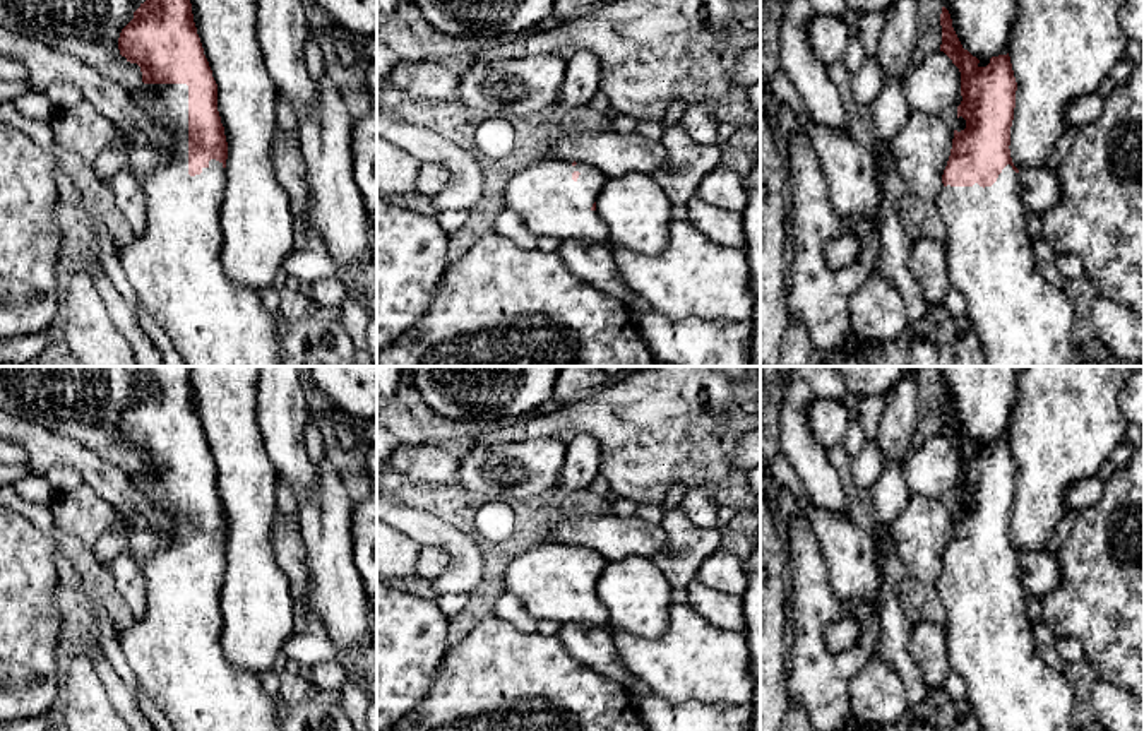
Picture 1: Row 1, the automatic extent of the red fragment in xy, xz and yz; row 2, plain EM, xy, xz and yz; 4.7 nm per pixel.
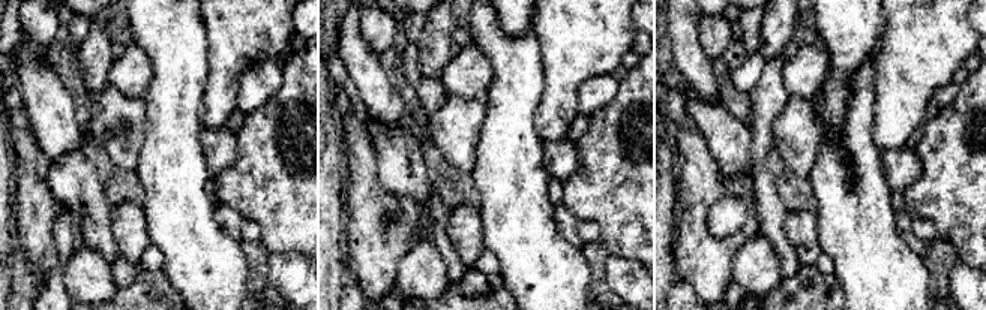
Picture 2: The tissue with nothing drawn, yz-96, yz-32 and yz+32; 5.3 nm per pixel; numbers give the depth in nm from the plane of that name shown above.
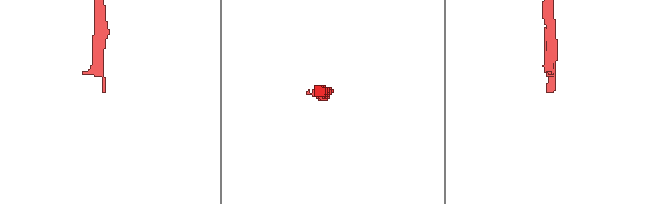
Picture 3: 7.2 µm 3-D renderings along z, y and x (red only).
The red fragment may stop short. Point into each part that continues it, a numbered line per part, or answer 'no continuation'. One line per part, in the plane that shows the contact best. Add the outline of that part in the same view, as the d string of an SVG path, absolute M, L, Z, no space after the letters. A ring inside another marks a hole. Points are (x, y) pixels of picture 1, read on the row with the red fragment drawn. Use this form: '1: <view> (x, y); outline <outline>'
1: xy (175, 267); outline M144 84L130 98L171 135L168 147L149 147L118 130L111 149L127 156L125 168L147 195L146 233L118 250L140 305L170 336L187 366L281 366L279 315L265 310L257 291L236 286L221 264L223 163L211 159L200 175L188 175L188 86Z

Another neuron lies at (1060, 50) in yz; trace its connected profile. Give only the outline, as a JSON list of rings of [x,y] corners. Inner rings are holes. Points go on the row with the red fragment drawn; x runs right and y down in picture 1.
[[[1017,0],[1009,51],[1017,82],[1009,149],[1017,169],[1046,164],[1057,140],[1067,132],[1069,103],[1098,92],[1113,65],[1125,58],[1129,38],[1118,22],[1123,3],[1125,0]]]

